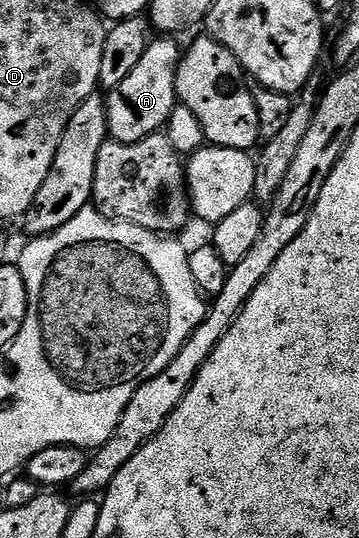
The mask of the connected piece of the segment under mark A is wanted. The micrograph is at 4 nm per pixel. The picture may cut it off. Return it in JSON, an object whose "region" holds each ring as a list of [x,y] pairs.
{"region":[[[160,36],[149,41],[142,60],[134,72],[107,95],[108,133],[117,142],[141,142],[146,136],[163,131],[170,120],[170,112],[178,105],[176,97],[176,73],[180,63],[182,46],[172,36]]]}

